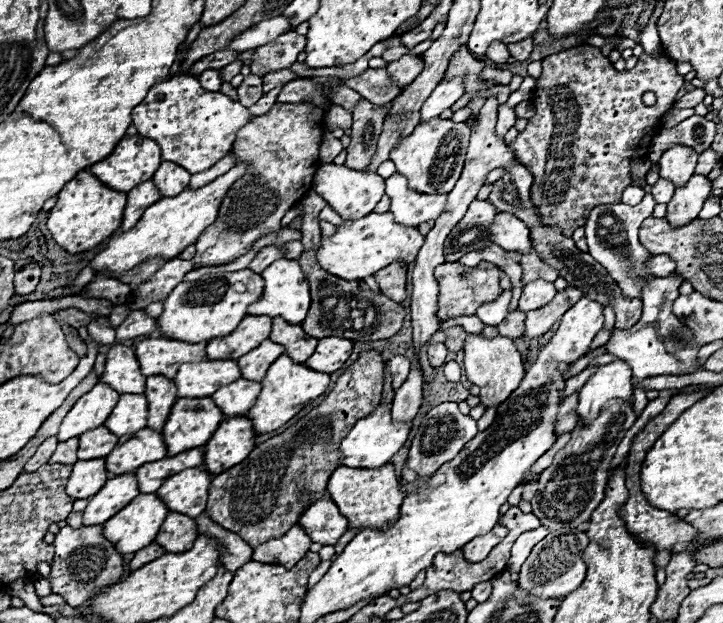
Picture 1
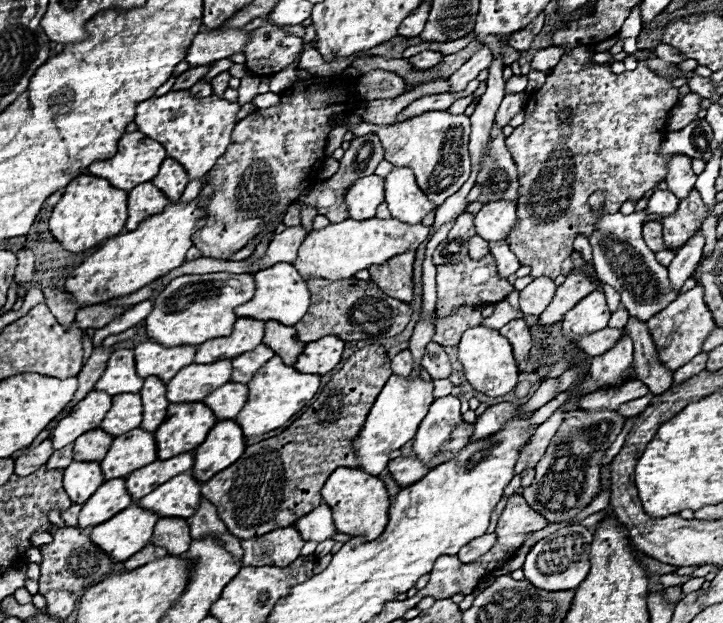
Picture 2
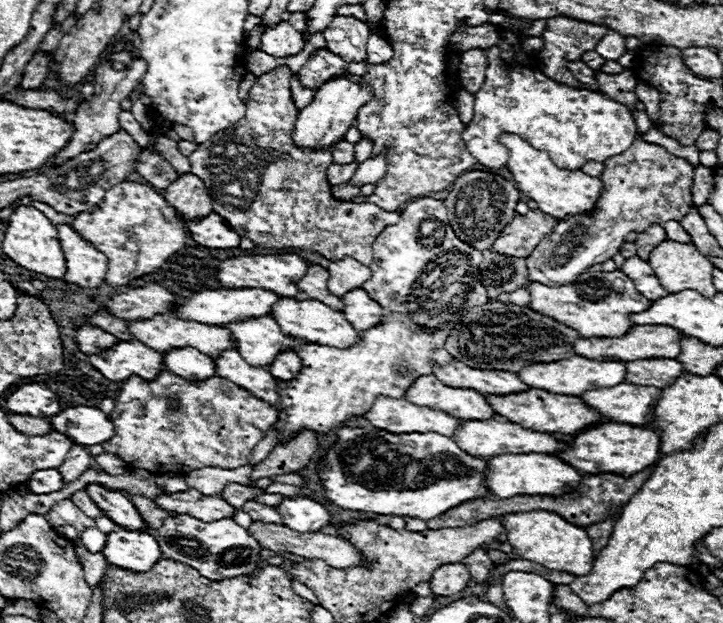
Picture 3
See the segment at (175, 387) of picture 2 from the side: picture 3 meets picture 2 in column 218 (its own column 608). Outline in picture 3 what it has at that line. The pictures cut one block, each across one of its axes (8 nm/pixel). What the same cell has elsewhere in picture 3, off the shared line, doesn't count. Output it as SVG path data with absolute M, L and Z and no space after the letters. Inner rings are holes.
M576 356L576 358L564 358L564 362L542 362L542 364L532 364L524 366L524 370L516 372L520 380L532 388L542 388L548 392L556 394L568 394L568 396L580 396L586 390L592 388L606 388L606 386L616 386L624 382L624 372L626 366L624 362L592 362L588 358Z

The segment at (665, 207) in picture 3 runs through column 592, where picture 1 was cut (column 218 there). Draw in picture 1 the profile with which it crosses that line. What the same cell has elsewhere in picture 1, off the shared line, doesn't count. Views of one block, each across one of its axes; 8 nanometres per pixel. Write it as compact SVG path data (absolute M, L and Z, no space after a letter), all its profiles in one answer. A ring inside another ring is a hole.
M276 102L266 114L254 116L238 130L232 152L236 164L248 164L248 168L246 174L226 192L216 220L200 234L194 256L198 266L228 264L246 254L258 238L280 230L282 216L310 190L312 176L320 166L318 156L323 135L322 118L324 108L312 102Z

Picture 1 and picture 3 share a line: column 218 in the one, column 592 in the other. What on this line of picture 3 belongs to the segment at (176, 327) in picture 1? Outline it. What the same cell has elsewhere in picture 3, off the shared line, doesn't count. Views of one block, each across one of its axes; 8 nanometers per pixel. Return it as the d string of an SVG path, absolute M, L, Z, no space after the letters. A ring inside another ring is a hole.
M620 270L614 272L584 272L578 276L578 282L566 286L546 286L540 282L526 284L530 292L528 308L540 314L548 314L548 318L556 318L556 322L576 330L586 338L616 338L626 334L634 324L628 314L642 312L650 306L650 300L644 298L632 284L632 280Z

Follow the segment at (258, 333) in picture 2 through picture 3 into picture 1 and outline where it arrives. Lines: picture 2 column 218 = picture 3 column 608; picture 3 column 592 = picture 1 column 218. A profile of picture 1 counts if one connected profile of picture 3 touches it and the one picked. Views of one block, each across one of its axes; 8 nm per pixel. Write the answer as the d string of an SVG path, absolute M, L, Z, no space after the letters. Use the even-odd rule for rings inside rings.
M246 316L232 334L214 338L206 346L208 360L238 360L270 336L272 324L268 316Z

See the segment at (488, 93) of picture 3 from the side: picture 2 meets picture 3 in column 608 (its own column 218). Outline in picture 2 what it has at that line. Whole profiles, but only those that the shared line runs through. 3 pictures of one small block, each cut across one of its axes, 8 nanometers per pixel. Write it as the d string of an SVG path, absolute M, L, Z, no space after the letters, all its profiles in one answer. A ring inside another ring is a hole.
M182 90L140 102L134 122L138 124L140 132L166 148L168 158L174 158L186 168L190 180L196 180L202 178L212 168L216 158L220 158L228 148L230 134L236 126L238 110L240 104L236 102L220 100L216 96L192 98L188 90Z

